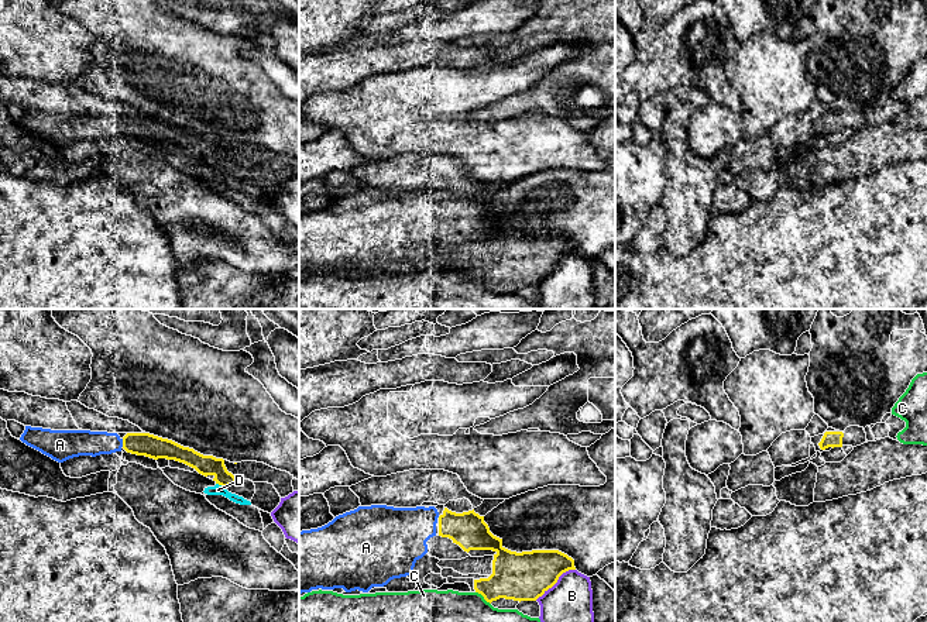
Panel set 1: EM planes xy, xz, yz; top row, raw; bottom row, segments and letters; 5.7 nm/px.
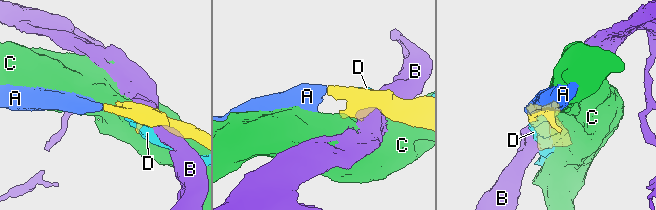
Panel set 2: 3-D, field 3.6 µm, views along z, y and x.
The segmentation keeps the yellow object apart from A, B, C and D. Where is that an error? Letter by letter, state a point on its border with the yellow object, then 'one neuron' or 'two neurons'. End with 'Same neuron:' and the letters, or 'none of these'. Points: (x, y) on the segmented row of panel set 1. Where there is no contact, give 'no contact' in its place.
A: xy (123, 443) | one neuron
B: xz (555, 583) | two neurons
C: xz (483, 595) | two neurons
D: xy (220, 484) | two neurons
Same neuron: A

